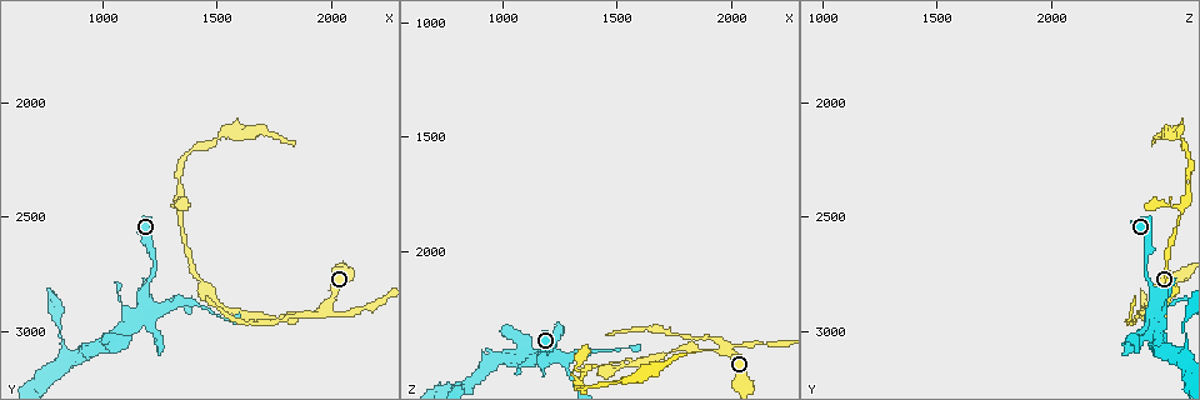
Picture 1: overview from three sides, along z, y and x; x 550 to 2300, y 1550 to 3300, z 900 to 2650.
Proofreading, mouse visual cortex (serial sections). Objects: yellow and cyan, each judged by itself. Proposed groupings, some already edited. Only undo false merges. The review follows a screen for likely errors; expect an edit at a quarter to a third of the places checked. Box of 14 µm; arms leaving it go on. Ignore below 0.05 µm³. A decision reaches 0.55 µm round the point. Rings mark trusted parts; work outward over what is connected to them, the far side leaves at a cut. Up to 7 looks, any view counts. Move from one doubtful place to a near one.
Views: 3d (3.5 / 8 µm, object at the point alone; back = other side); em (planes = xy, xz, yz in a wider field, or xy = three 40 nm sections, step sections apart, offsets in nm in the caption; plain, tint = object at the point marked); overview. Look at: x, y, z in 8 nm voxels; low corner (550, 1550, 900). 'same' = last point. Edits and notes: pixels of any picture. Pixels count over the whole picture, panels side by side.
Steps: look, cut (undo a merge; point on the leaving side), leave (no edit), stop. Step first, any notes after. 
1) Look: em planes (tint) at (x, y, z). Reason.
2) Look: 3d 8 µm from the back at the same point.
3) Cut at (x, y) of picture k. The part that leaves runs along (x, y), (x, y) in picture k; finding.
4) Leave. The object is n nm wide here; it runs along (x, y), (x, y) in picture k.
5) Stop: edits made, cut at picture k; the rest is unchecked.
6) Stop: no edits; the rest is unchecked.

Look: 3d 3.5 µm at (1830, 2940, 2390). Two arms in line, one across.

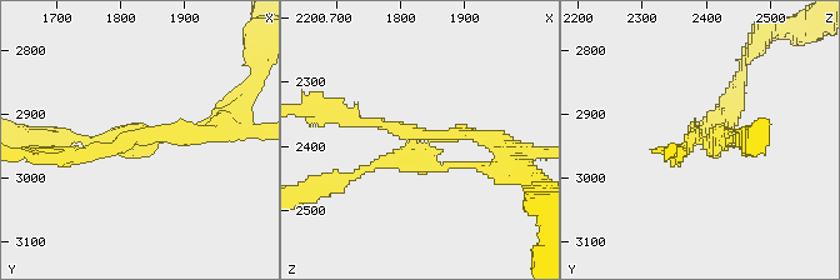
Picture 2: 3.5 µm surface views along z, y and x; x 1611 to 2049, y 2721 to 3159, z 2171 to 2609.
Look: em xy step 2 (plain) at (1825, 2945, 2380).

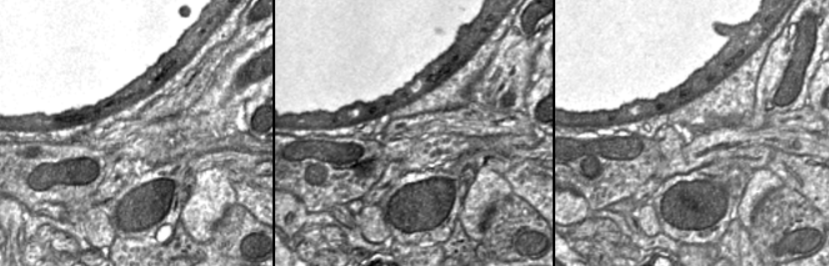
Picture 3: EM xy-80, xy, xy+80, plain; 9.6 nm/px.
Look: em xy step 2 (tint) at the same point.

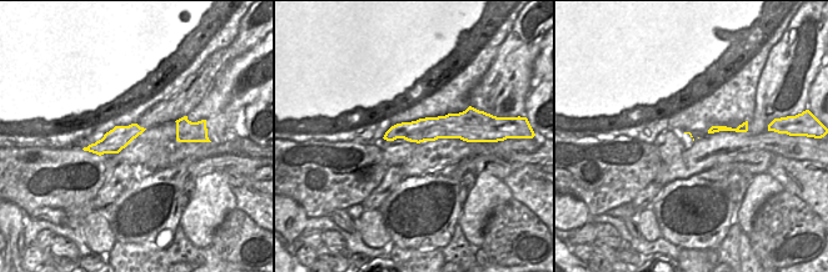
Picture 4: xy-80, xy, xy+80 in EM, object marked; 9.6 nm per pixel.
Cut at (370, 123) of picture 2. The object is 240 nm wide here; a second cell is stuck on.

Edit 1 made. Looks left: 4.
Look: 3d 3.5 µm at (1490, 2860, 2520). Thick turns thin.

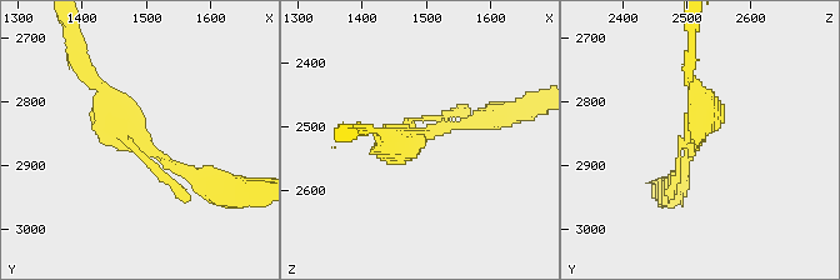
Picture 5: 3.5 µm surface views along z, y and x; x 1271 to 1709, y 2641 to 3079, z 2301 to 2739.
Look: em xy step 1 (tint) at (1485, 2855, 2515). The arms are 150, 300 nm wide.

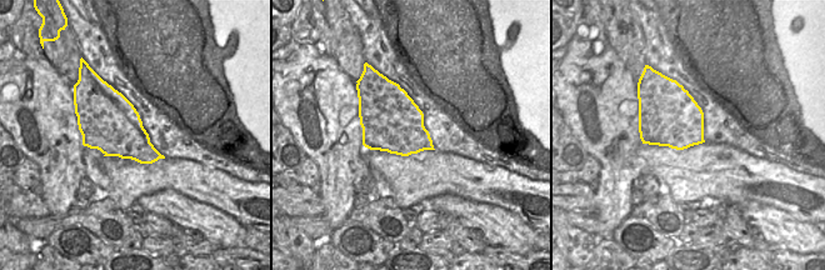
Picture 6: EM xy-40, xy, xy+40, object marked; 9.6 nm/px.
Look: em xy step 3 (tint) at the same point. Another direction.

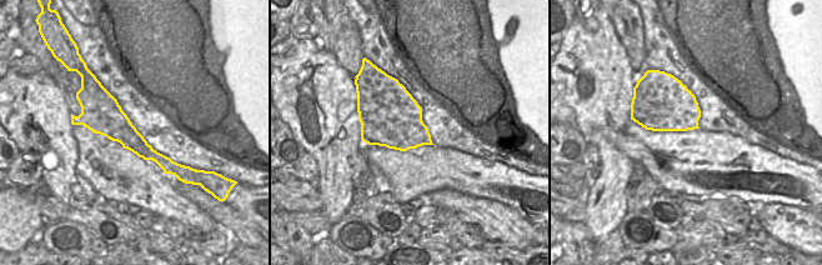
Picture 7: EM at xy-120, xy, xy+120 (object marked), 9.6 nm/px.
Leave. Continuous, no second cell.

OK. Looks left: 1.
Stop: edits made, cut at picture 2; the rest is unchecked.

